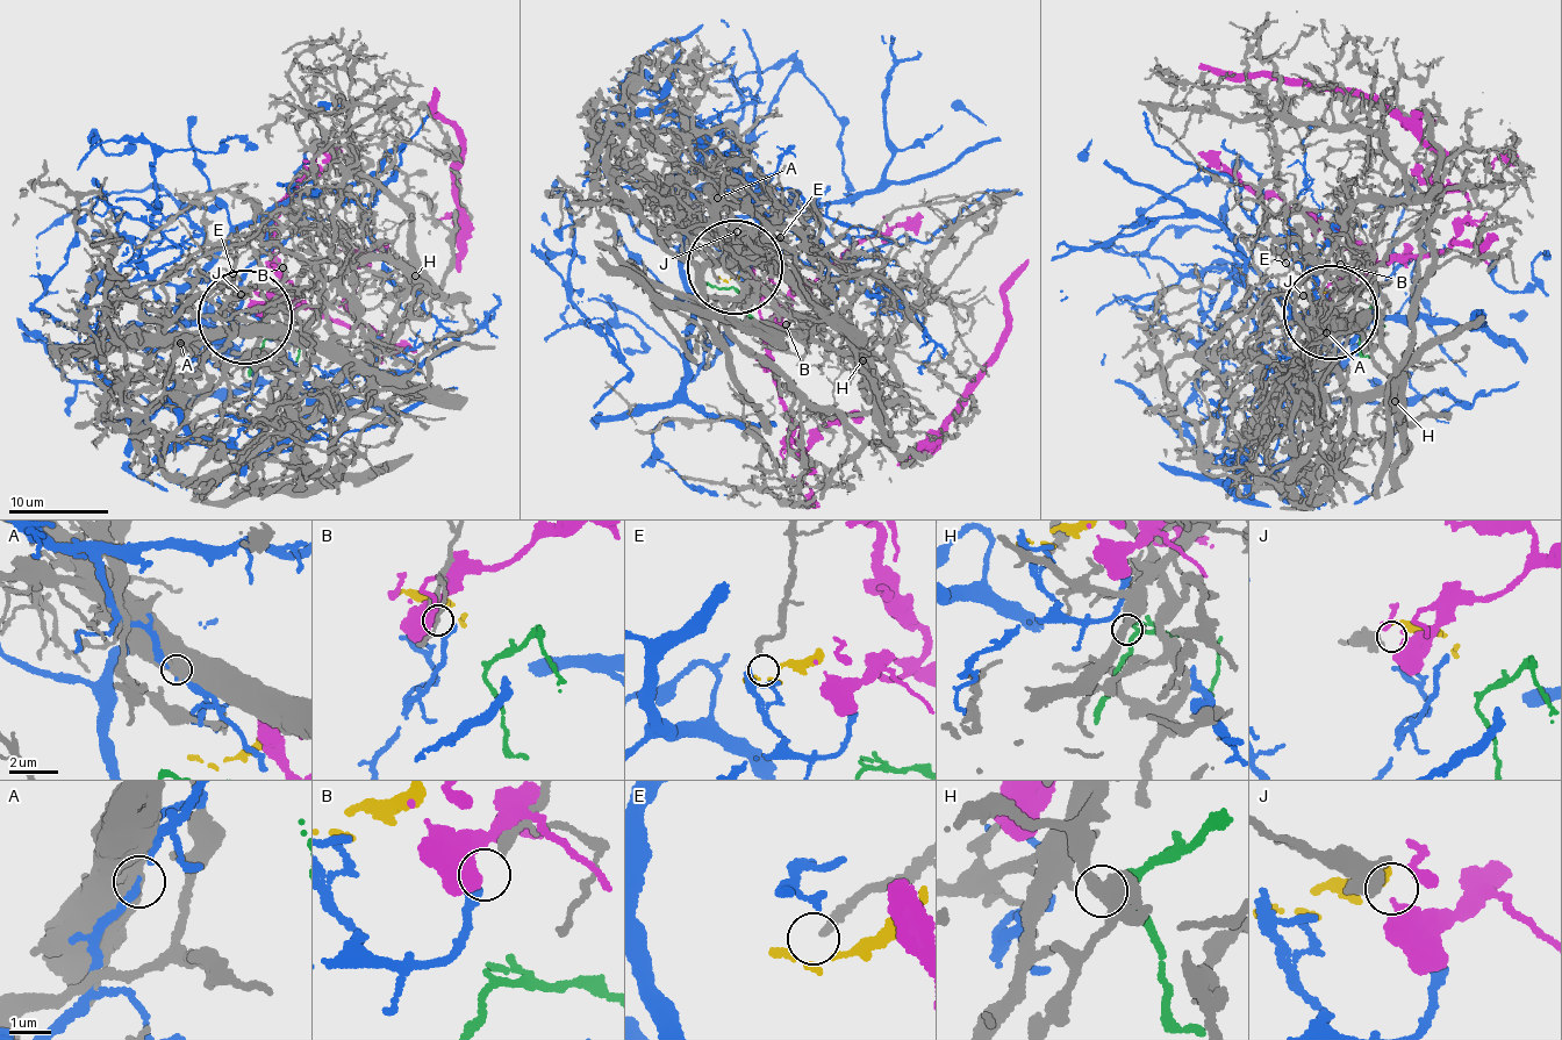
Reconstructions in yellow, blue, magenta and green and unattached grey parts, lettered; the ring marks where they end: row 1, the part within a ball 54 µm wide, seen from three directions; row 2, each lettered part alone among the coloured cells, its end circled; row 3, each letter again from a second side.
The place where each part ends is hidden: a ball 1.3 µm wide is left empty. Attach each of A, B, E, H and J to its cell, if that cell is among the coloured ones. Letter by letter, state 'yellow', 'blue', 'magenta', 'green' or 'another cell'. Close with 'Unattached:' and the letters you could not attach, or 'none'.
A: another cell
B: blue
E: another cell
H: green
J: magenta
Unattached: A, E

